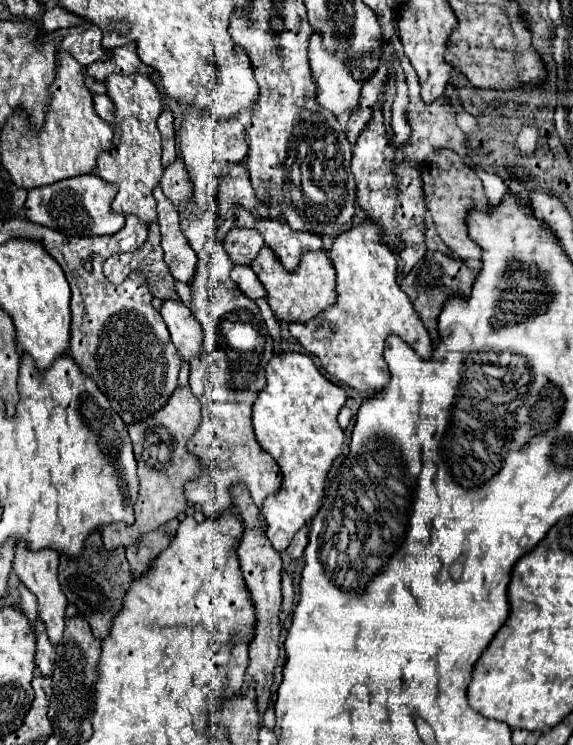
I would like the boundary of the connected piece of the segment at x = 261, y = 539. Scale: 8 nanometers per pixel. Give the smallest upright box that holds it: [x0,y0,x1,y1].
[233,484,281,716]

